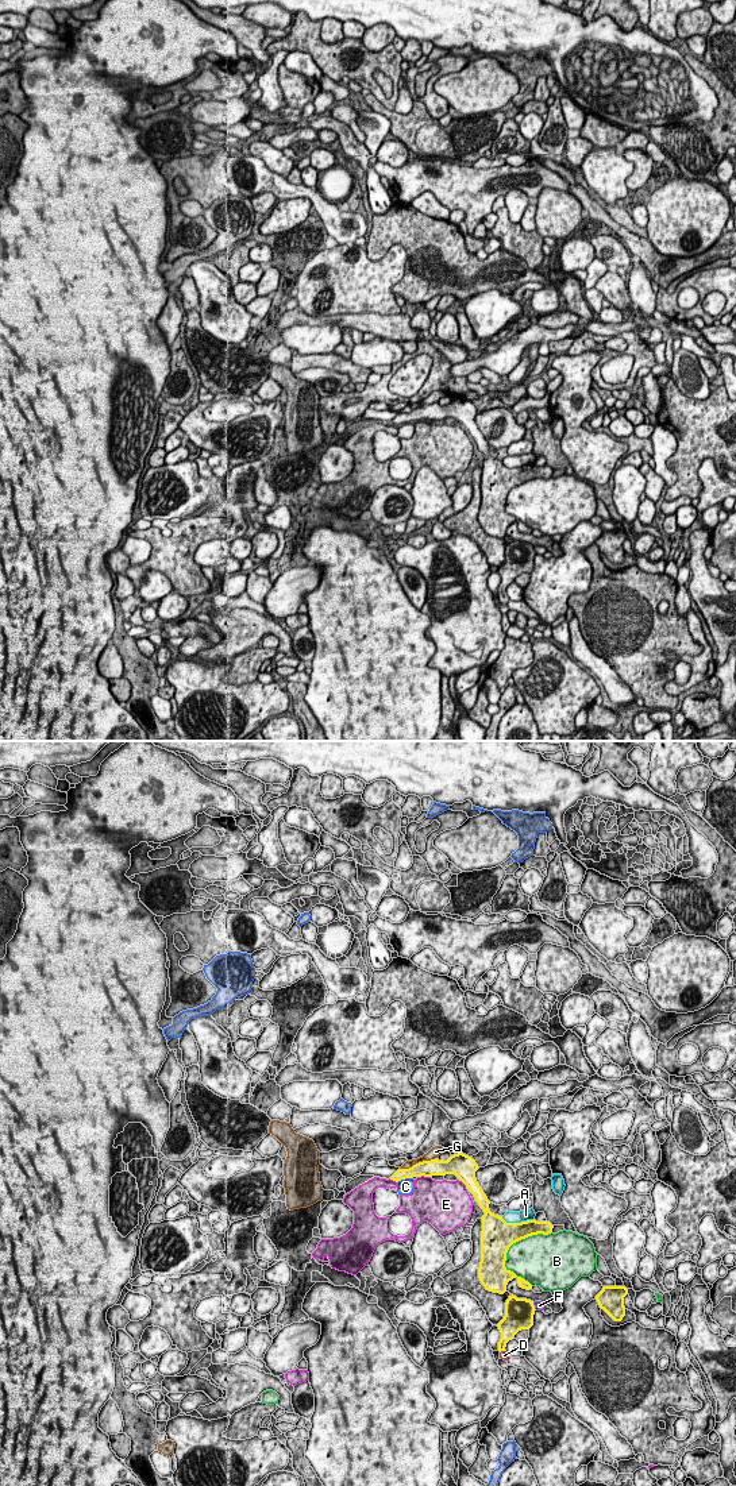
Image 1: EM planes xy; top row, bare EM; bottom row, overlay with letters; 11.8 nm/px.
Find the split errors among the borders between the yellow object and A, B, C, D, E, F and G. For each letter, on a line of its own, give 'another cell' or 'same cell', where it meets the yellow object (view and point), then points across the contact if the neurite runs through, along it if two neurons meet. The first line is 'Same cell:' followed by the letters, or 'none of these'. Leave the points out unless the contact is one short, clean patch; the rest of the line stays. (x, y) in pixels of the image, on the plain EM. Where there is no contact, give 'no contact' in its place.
Same cell: D
A: another cell; contact xy (517, 467)
B: another cell; contact xy (519, 483)
C: another cell; contact xy (404, 423); border xy (411, 421), (401, 423), (397, 427)
D: same cell; contact xy (501, 594); way xy (508, 575), (501, 594), (504, 599)
E: another cell; contact xy (423, 419)
F: another cell; contact xy (534, 551)
G: another cell; contact xy (419, 406)

